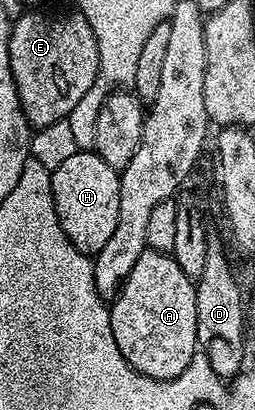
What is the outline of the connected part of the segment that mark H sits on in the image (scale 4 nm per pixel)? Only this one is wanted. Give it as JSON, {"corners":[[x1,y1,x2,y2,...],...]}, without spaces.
{"corners":[[78,150,63,164,51,170,51,188,55,200,55,212,67,240,79,248,79,252,95,256,111,240,115,224,119,224,119,171,111,168,93,150]]}

